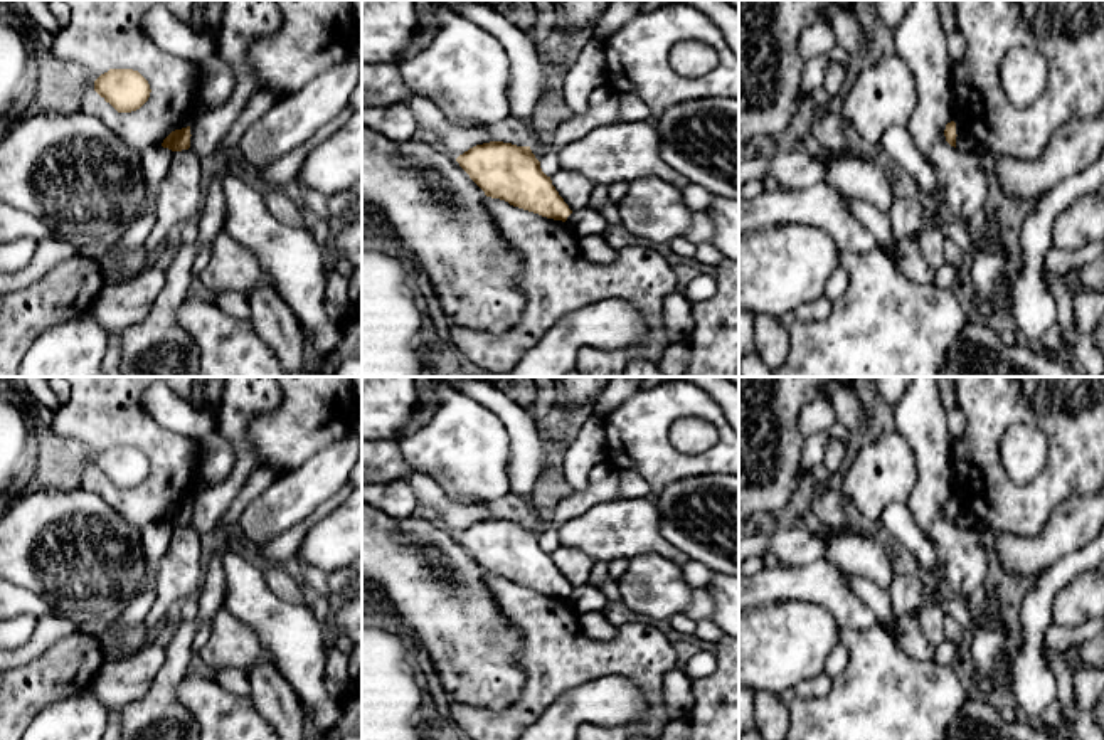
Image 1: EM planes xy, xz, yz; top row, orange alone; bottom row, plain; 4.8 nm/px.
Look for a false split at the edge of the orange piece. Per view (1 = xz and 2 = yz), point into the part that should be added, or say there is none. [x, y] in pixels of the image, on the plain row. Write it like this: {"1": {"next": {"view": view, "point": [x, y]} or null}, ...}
{"1": {"next": null}, "2": {"next": null}}

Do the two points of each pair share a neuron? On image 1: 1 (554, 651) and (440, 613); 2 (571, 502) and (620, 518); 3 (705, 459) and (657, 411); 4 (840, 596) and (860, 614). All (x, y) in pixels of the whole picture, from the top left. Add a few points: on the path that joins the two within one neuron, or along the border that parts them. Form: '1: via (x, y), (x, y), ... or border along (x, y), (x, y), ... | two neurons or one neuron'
1: border along (498, 606), (520, 633), (520, 666), (527, 678) | two neurons
2: border along (618, 498), (594, 503), (569, 518), (557, 532) | two neurons
3: via (685, 461), (677, 461), (657, 441), (657, 431) | one neuron
4: via (845, 601), (855, 611) | one neuron

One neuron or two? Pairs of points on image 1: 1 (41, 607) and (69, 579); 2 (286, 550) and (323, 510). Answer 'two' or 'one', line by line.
1: two
2: one

